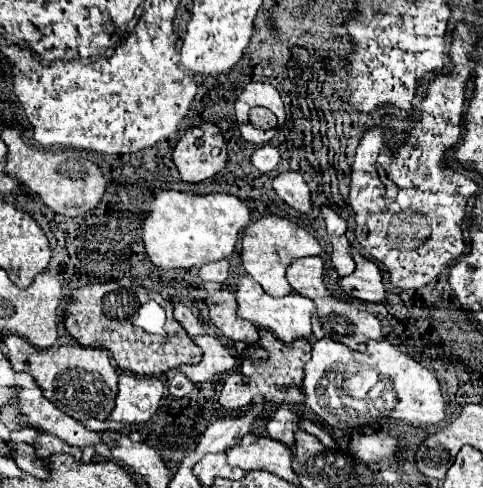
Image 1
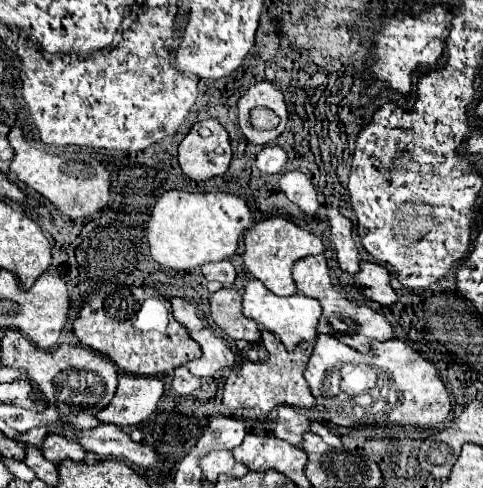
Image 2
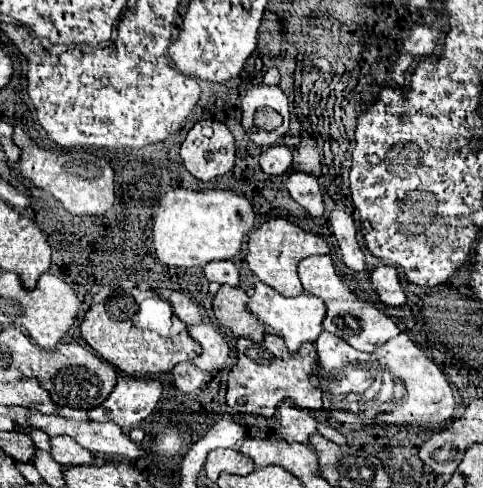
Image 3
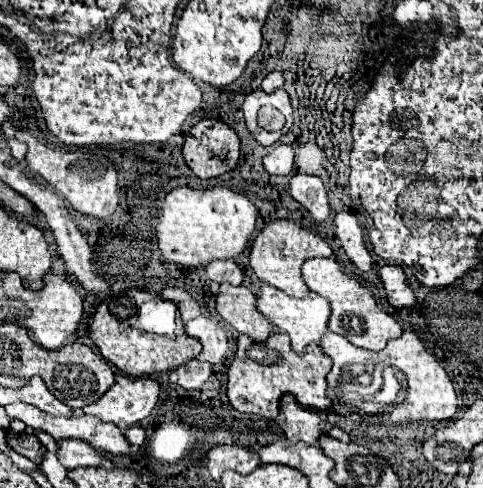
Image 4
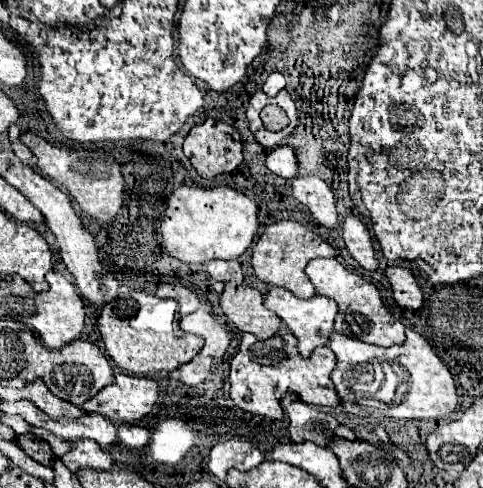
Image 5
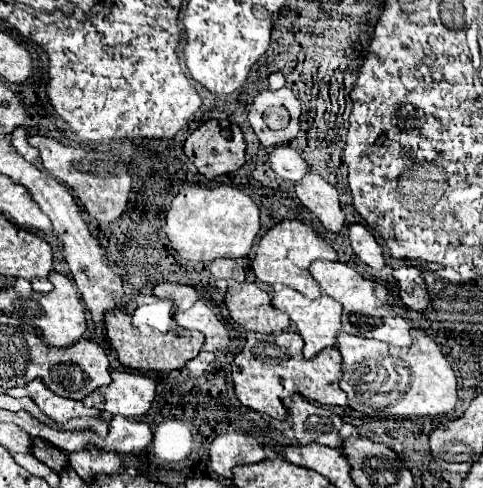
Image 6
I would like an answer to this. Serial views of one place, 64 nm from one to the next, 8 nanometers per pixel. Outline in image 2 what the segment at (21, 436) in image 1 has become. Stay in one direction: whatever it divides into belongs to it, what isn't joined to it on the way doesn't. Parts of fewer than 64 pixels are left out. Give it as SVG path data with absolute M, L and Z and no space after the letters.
M40 426L40 428L30 428L28 432L20 434L18 438L20 438L20 440L24 440L26 444L32 444L32 446L40 448L40 446L42 446L42 442L44 442L44 438L46 438L46 434L44 434L44 428Z

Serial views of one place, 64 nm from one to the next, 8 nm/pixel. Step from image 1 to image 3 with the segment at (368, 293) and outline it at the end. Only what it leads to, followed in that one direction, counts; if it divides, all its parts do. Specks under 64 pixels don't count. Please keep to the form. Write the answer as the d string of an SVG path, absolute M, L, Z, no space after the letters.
M378 266L372 270L372 284L380 300L388 306L404 306L406 294L400 284L400 274L394 266Z

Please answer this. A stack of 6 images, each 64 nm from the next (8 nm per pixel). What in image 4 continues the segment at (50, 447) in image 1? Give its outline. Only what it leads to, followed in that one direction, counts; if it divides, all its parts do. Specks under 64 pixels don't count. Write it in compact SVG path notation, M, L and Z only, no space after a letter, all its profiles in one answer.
M60 440L58 444L60 444L58 460L68 470L74 470L78 466L102 466L104 464L104 456L84 440Z

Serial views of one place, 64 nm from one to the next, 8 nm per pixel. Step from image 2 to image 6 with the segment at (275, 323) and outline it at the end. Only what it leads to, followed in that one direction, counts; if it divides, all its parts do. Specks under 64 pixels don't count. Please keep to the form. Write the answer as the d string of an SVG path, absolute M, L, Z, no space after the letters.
M282 288L282 290L274 292L272 304L276 304L276 308L284 310L290 316L290 320L296 324L298 334L304 338L304 356L306 358L316 356L318 352L322 352L328 346L336 346L336 336L340 334L340 328L342 328L342 322L340 322L342 304L340 302L336 302L336 300L328 298L328 296L310 300L310 298L302 296L294 288Z

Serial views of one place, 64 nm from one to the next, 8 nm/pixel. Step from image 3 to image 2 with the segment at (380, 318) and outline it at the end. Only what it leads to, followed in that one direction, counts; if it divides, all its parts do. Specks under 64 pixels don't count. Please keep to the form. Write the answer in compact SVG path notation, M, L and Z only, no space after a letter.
M308 256L304 260L298 260L294 270L292 270L292 276L296 280L298 292L320 300L320 304L322 304L322 318L320 318L320 324L318 324L318 330L322 334L336 336L338 340L342 340L344 344L348 344L348 346L352 346L354 350L360 350L360 352L368 352L370 344L374 340L384 342L384 340L390 340L394 336L394 328L384 318L384 314L380 314L380 312L376 312L376 310L372 310L372 308L368 308L364 304L358 304L354 300L348 300L332 284L330 268L328 268L328 262L326 262L324 256Z

